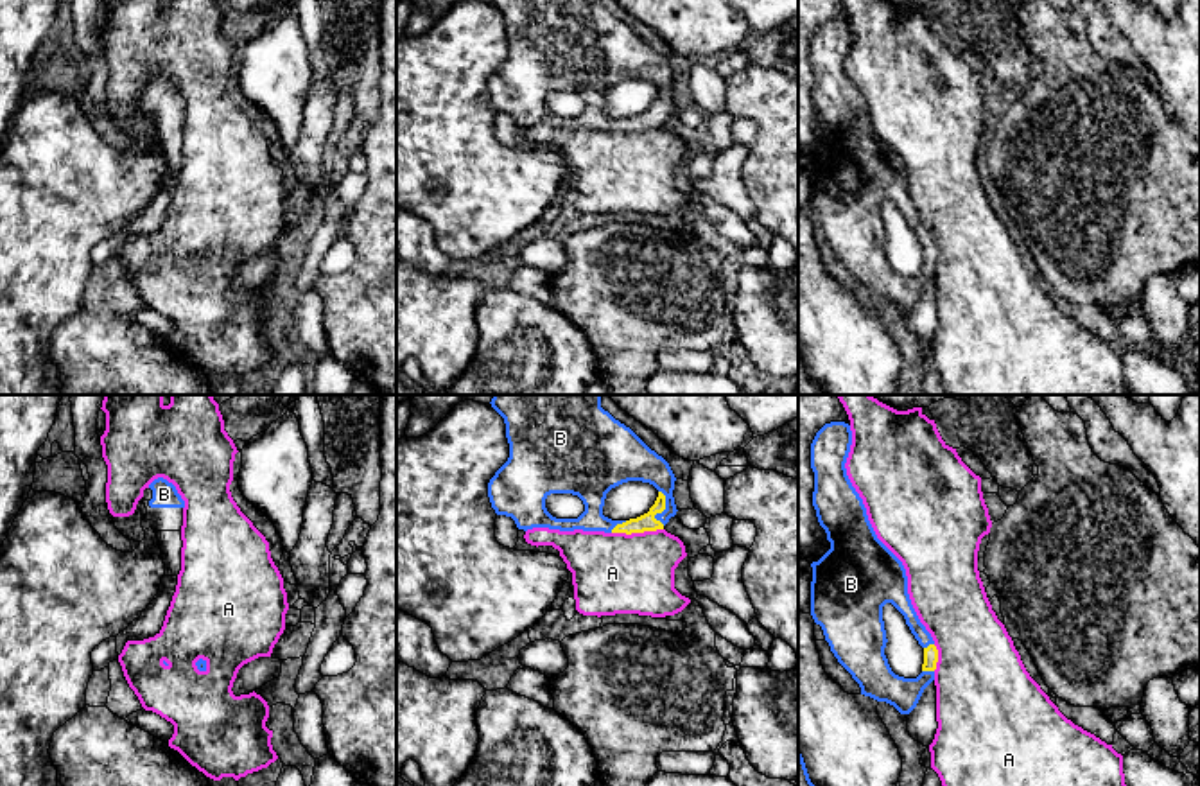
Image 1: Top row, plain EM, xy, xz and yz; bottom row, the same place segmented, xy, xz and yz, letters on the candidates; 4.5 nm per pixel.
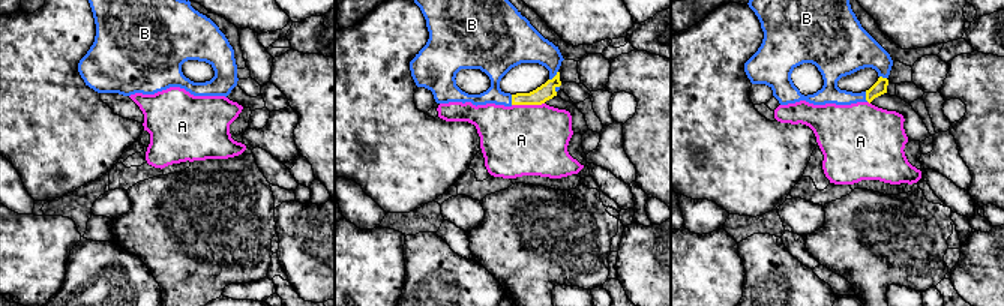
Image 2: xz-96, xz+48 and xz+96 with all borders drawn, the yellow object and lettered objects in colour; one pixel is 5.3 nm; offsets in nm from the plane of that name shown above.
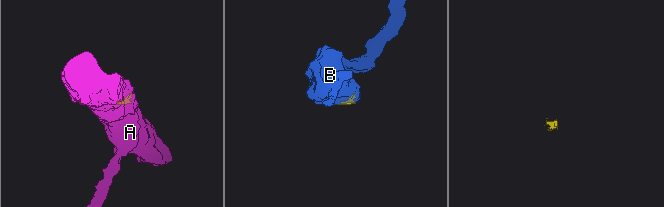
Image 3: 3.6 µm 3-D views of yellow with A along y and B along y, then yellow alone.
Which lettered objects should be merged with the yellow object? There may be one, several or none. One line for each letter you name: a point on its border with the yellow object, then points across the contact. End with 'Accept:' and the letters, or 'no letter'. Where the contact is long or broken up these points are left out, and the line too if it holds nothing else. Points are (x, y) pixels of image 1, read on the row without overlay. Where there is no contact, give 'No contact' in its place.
B: Touches yellow at xz (662, 108). Path across: xz (644, 121), (662, 108), (664, 85), (635, 60)
Accept: B

